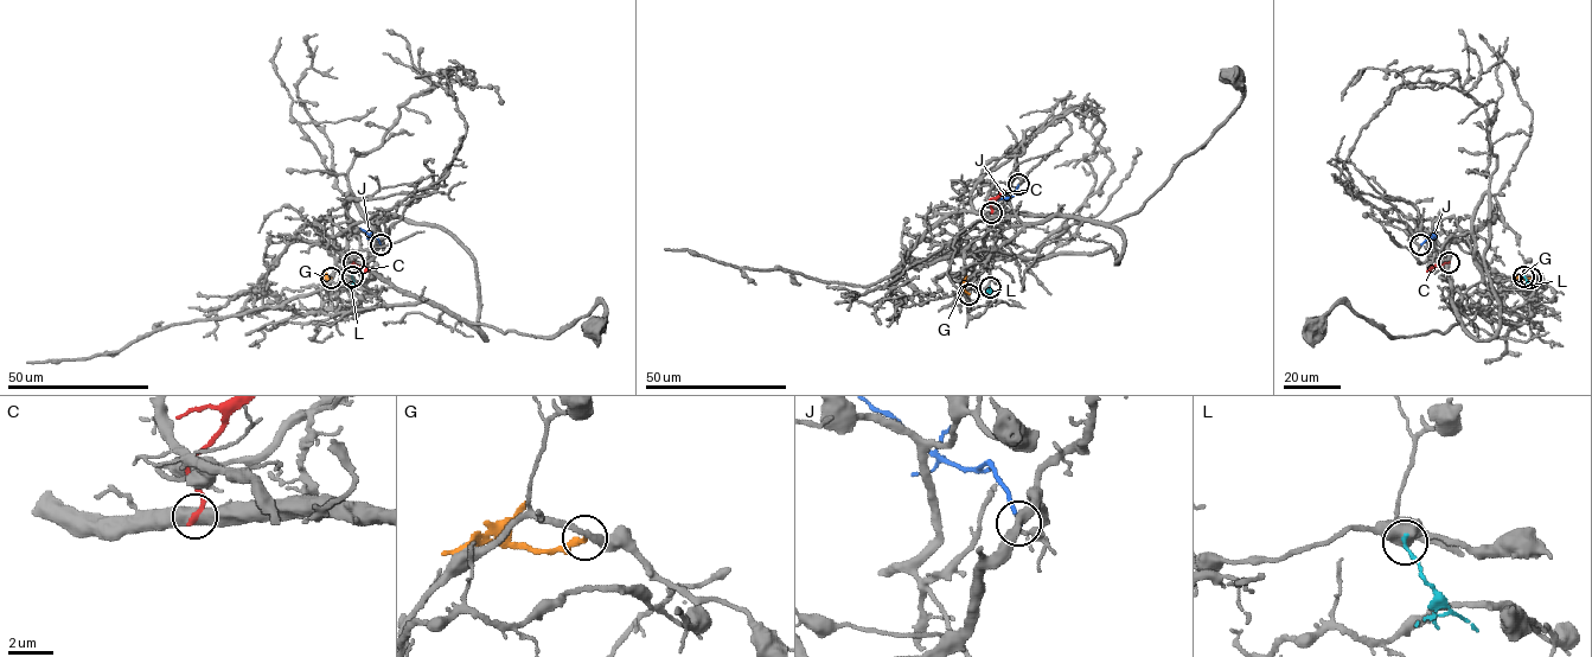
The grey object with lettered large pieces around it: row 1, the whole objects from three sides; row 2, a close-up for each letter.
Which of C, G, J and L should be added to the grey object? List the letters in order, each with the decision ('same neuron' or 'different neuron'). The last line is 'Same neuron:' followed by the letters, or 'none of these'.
C: different neuron
G: different neuron
J: different neuron
L: different neuron
Same neuron: none of these

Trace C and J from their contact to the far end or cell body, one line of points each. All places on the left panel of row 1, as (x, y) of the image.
C: (353, 262), (369, 270)
J: (381, 244), (376, 236), (359, 228)

